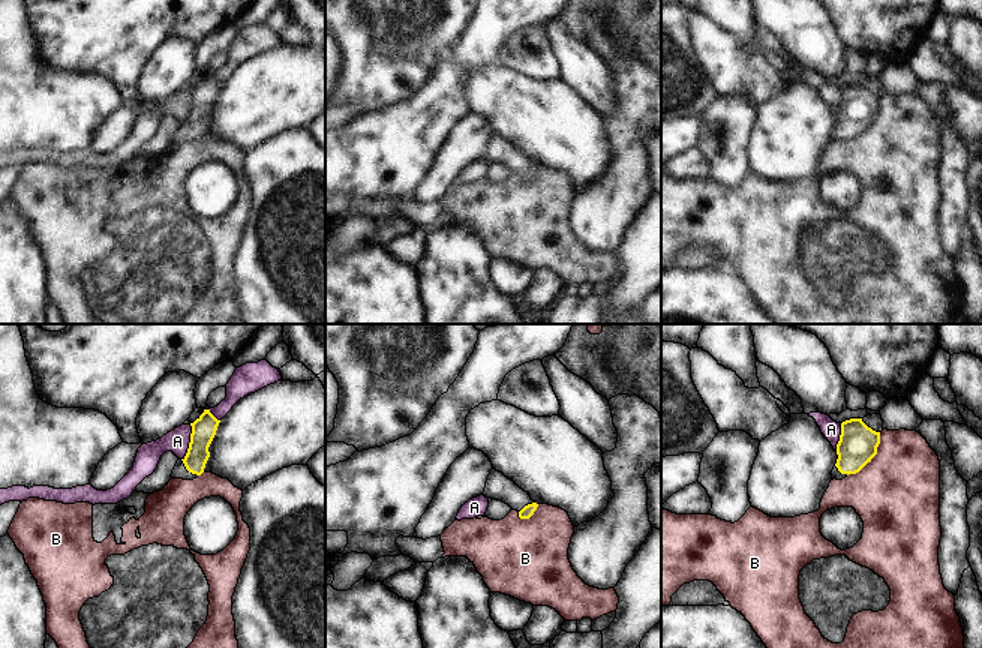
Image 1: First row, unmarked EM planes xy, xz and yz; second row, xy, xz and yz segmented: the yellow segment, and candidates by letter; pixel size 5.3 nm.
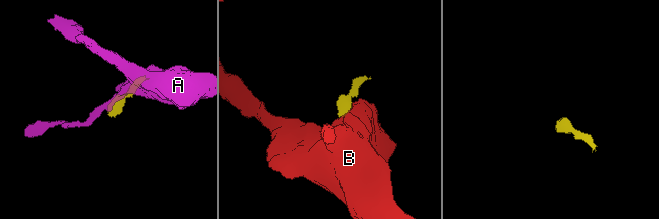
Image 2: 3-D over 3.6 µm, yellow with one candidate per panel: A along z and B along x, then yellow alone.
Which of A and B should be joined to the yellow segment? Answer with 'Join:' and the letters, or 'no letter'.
Join: no letter.

